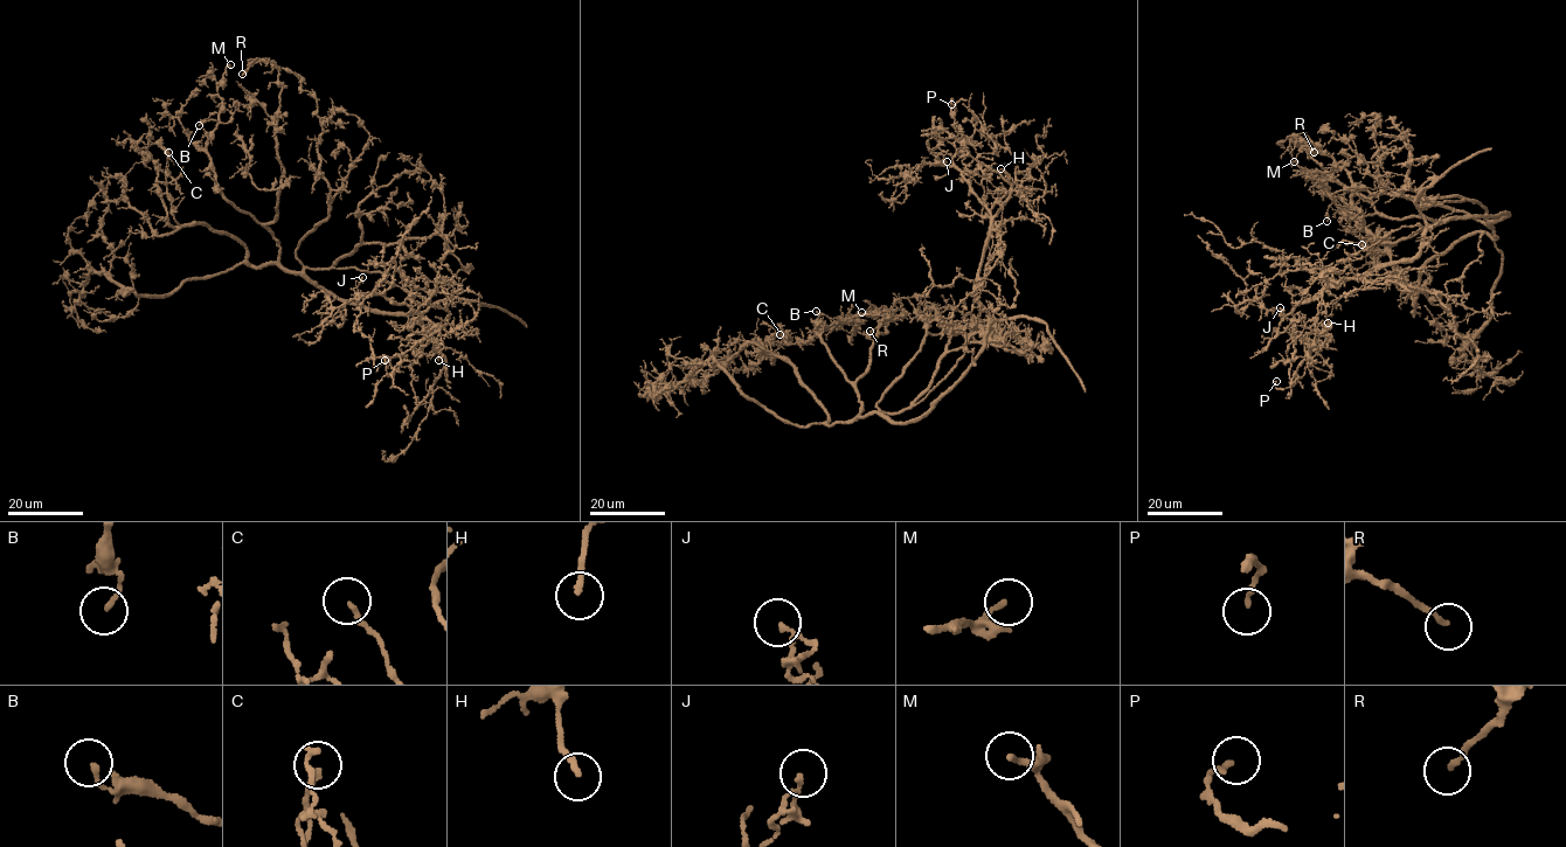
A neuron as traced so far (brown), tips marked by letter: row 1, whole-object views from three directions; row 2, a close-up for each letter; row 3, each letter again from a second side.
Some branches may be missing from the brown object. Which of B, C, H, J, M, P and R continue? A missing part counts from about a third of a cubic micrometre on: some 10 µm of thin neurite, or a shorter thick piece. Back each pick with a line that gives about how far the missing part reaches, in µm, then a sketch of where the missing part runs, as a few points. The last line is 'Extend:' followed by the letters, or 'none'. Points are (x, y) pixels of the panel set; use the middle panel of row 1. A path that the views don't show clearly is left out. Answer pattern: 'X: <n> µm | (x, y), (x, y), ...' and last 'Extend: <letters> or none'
Extend: none

